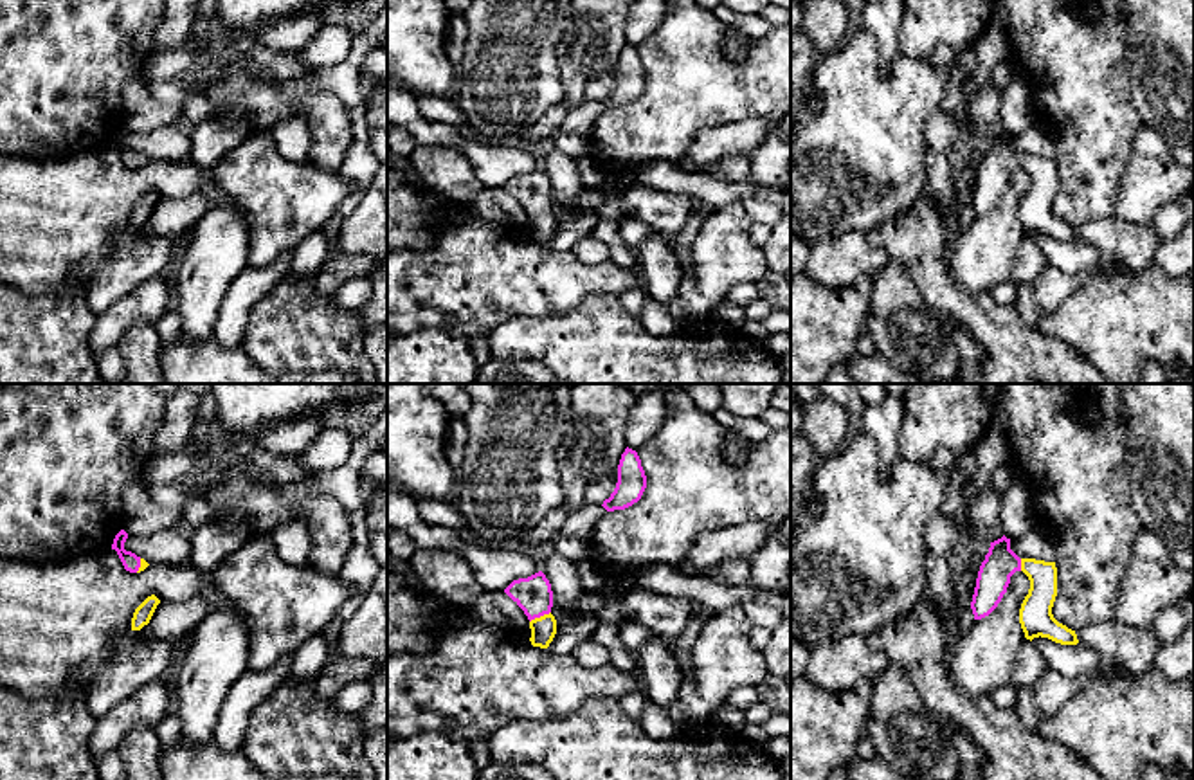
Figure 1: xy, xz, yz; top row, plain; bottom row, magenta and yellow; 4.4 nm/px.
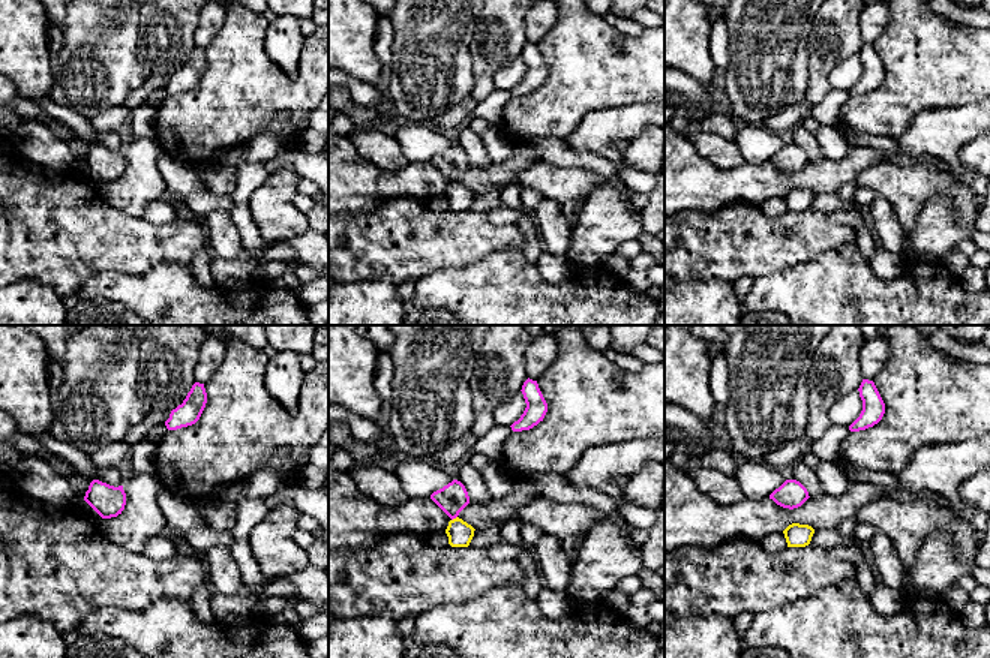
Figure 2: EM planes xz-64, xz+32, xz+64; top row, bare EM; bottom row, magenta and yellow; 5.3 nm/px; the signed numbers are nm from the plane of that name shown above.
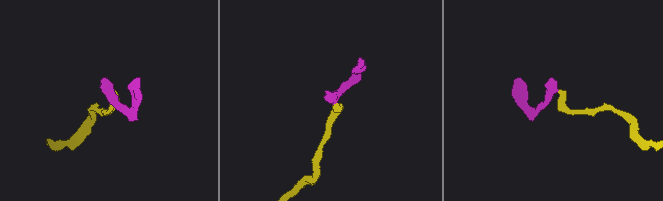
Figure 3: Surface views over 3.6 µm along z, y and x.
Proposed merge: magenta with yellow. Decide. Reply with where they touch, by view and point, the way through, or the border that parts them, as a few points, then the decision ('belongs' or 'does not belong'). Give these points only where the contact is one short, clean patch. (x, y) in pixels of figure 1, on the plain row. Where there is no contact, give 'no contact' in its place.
contact xz (539, 213); way xz (533, 191), (539, 213), (542, 226); belongs

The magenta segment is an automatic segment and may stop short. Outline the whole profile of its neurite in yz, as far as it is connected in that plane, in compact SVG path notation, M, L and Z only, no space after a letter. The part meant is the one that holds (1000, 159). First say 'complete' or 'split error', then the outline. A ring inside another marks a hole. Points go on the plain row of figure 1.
split error; M1005 132L990 139L989 150L980 162L971 198L974 216L989 213L998 204L1016 168L1023 168L1030 177L1028 191L1019 205L1025 234L1032 238L1041 232L1061 241L1077 241L1075 227L1059 220L1052 211L1057 193L1055 159L1019 155L1010 146L1010 135Z

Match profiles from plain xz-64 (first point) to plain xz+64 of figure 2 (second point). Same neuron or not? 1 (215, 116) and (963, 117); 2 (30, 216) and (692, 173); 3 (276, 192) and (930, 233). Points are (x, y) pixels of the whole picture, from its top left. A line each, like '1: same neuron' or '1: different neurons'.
1: different neurons
2: different neurons
3: same neuron

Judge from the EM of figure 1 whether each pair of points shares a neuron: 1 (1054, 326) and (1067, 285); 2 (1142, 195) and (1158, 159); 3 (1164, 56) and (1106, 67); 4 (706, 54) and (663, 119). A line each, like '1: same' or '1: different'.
1: different
2: same
3: different
4: same

